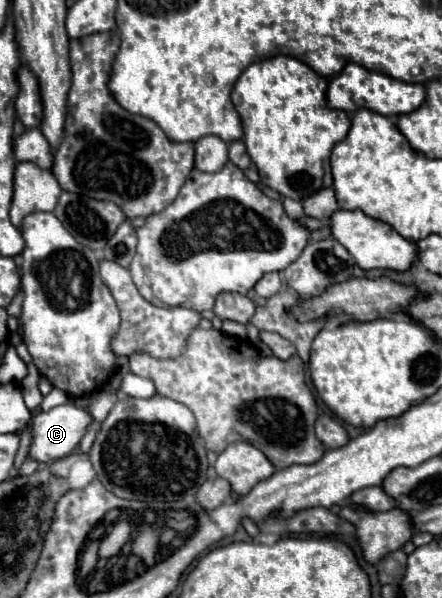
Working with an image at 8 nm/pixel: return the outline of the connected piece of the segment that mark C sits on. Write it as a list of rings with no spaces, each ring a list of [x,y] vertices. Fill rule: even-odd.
[[[74,403],[60,405],[50,411],[40,411],[38,415],[34,415],[32,425],[30,425],[32,427],[32,445],[30,445],[28,457],[38,463],[50,463],[50,461],[70,455],[74,451],[74,447],[78,447],[78,443],[90,423],[92,423],[92,417],[82,407],[76,407]]]

